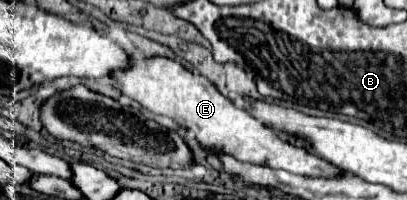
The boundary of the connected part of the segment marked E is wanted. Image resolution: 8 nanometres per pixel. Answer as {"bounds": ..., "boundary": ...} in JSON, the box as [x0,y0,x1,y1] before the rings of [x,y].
{"bounds":[114,58,340,176],"boundary":[[[146,58],[130,62],[126,72],[116,72],[114,78],[122,84],[122,94],[130,100],[140,102],[148,112],[168,116],[179,125],[180,136],[187,140],[197,140],[206,144],[206,148],[222,148],[222,152],[230,152],[236,160],[266,164],[268,168],[282,168],[294,174],[306,176],[336,176],[340,170],[318,158],[316,154],[294,148],[286,144],[272,128],[256,120],[244,110],[238,110],[228,98],[224,98],[216,86],[194,72],[188,72],[182,64],[168,58]]]}

